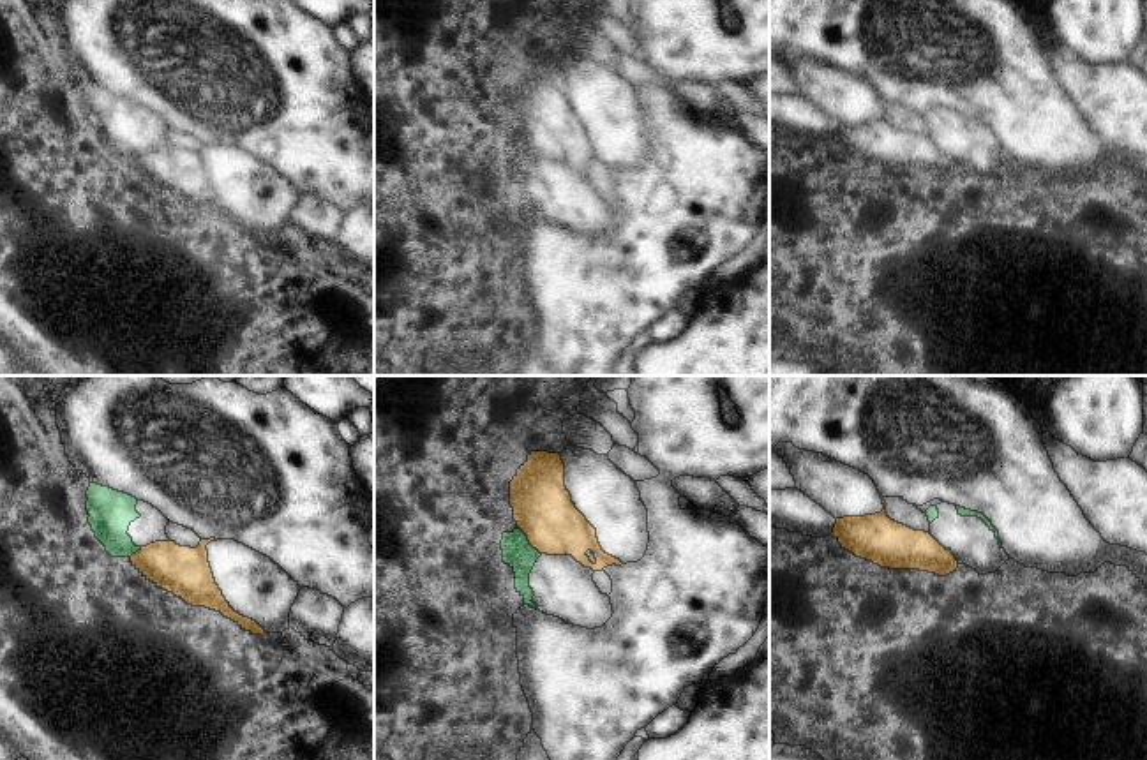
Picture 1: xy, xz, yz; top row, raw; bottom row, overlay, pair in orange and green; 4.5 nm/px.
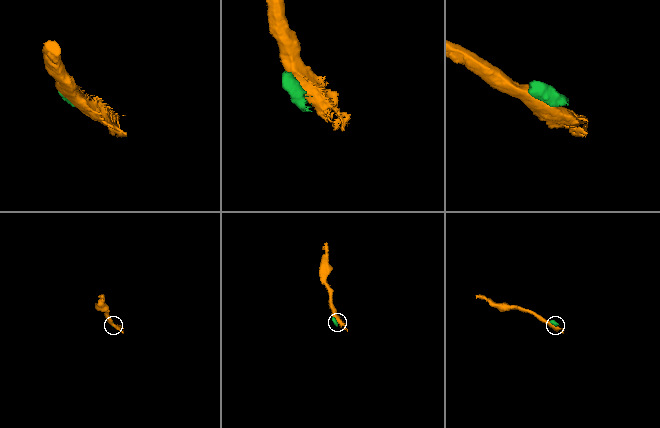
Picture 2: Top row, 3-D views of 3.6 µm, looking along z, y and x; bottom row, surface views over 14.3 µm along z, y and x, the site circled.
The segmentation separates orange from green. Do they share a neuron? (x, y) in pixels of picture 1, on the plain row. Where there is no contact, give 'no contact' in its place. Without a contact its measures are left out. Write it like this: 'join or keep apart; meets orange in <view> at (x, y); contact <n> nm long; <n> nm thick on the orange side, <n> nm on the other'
keep apart; meets orange in xz at (528, 145); contact 160 nm long; 280 nm thick on the orange side, 140 nm on the other

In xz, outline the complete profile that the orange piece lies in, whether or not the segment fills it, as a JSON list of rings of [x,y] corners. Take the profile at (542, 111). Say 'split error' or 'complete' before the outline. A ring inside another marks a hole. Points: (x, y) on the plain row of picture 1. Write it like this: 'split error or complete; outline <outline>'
complete; outline [[[559,58],[528,60],[510,86],[510,111],[517,132],[540,159],[566,159],[593,176],[623,169],[602,155],[596,134],[572,108]]]

